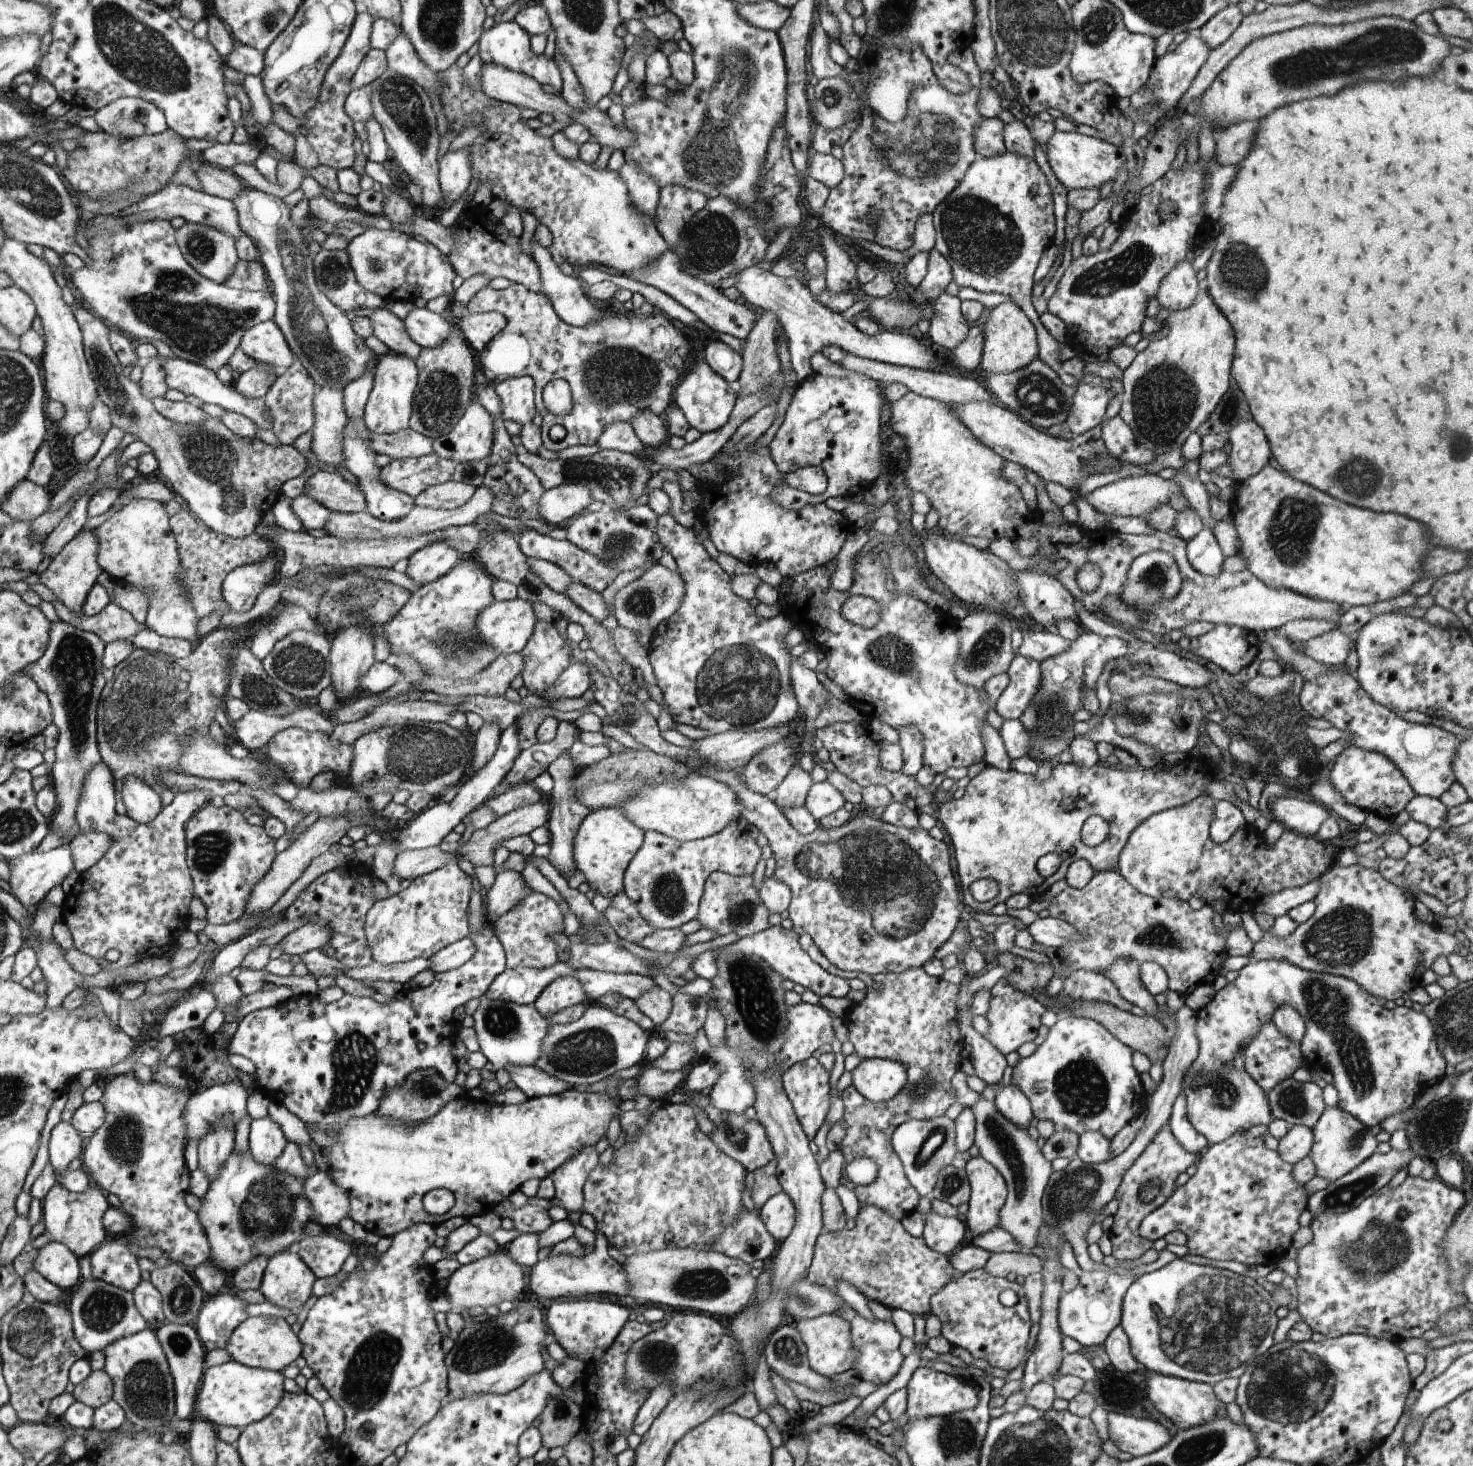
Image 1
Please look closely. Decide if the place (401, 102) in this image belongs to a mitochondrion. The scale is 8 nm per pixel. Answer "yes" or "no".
yes

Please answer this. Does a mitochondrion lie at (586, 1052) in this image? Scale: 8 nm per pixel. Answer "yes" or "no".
yes

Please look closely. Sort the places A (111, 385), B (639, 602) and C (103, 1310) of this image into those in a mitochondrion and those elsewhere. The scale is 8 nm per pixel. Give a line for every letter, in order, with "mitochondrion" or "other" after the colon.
A: mitochondrion
B: mitochondrion
C: mitochondrion

